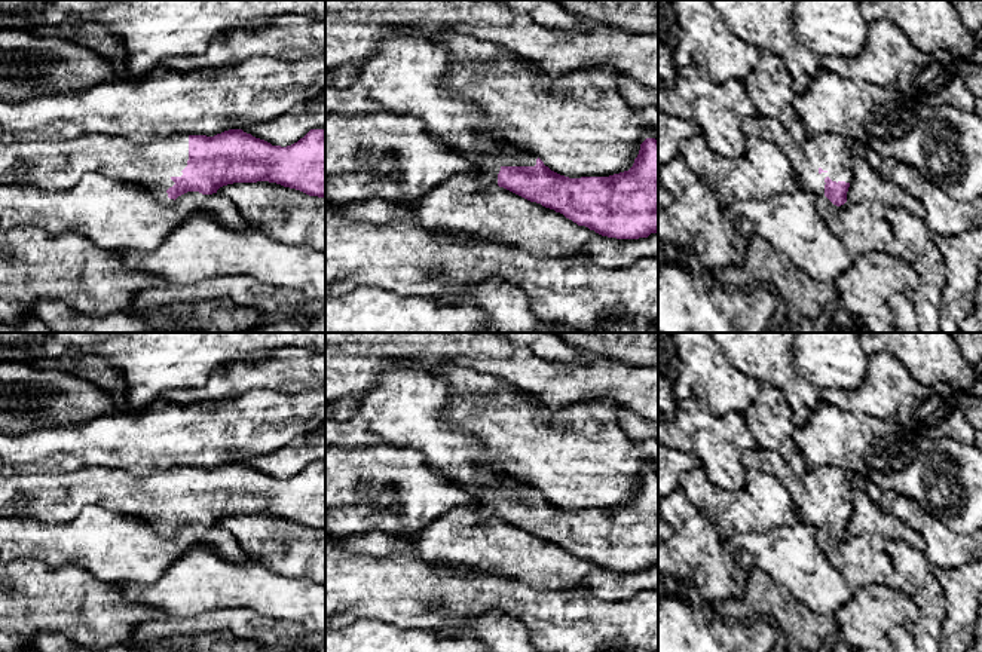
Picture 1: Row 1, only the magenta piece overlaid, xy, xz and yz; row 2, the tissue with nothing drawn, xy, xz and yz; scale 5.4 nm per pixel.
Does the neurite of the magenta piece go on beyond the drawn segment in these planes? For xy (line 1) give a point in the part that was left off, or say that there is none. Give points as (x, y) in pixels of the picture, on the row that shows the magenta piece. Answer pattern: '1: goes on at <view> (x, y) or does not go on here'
1: goes on at xy (51, 165)

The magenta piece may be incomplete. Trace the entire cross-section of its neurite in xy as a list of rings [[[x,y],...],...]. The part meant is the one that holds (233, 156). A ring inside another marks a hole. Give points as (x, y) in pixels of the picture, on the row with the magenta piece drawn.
[[[0,128],[0,177],[18,175],[24,186],[61,192],[73,187],[83,174],[101,172],[149,190],[162,203],[172,203],[187,192],[212,195],[233,183],[269,181],[325,198],[325,129],[310,129],[297,143],[281,147],[256,138],[242,129],[214,137],[171,134],[146,144],[123,137],[88,134],[70,141],[7,143]]]

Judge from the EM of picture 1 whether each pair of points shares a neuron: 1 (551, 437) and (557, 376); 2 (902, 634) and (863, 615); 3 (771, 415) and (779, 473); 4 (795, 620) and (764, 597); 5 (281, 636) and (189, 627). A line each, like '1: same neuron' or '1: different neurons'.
1: different neurons
2: different neurons
3: different neurons
4: same neuron
5: same neuron

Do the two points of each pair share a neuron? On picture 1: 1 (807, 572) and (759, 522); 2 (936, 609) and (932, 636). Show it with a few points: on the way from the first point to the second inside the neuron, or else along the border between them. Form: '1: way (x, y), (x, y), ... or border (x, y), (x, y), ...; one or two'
1: border (800, 520), (761, 532), (739, 532), (734, 536); two
2: way (932, 615), (932, 630); one

